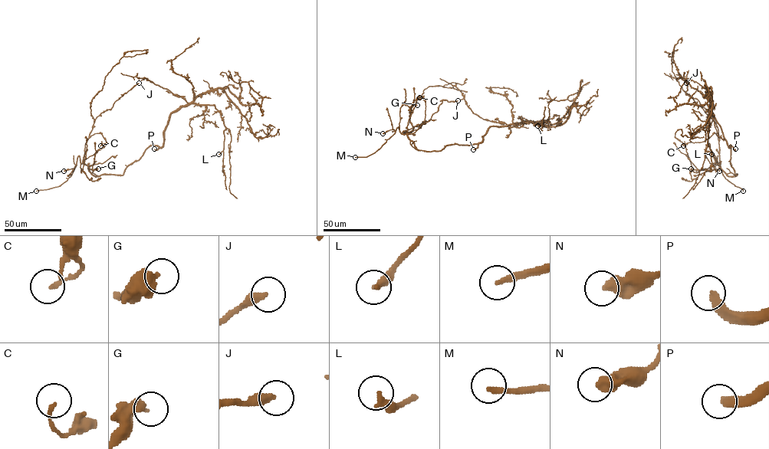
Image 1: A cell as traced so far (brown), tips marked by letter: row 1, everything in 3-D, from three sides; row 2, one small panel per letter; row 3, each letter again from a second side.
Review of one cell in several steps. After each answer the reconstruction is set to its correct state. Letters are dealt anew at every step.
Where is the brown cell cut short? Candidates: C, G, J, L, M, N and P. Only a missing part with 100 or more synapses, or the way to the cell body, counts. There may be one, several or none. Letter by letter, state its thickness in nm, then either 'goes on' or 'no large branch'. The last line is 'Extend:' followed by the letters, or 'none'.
C: calibre 150 nm; no large branch
G: calibre 500 nm; no large branch
J: calibre 360 nm; no large branch
L: calibre 320 nm; no large branch
M: calibre 240 nm; goes on
N: calibre 500 nm; no large branch
P: calibre 320 nm; goes on
Extend: M, P

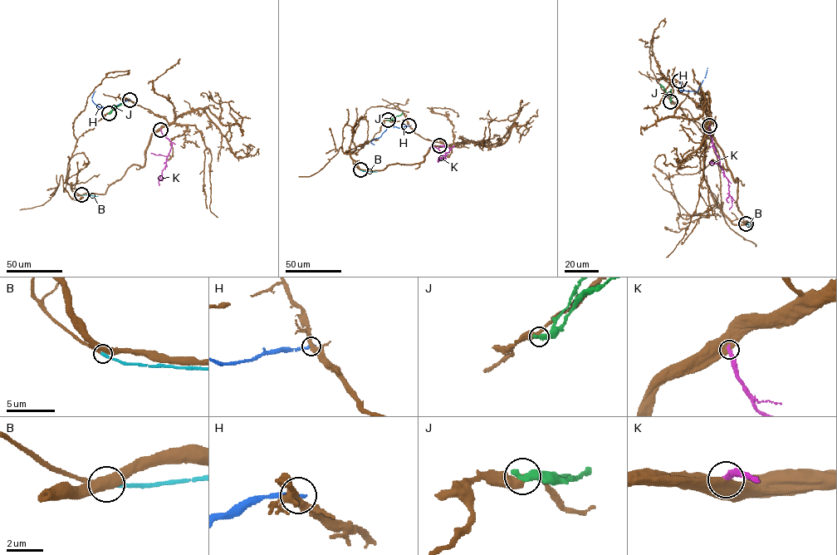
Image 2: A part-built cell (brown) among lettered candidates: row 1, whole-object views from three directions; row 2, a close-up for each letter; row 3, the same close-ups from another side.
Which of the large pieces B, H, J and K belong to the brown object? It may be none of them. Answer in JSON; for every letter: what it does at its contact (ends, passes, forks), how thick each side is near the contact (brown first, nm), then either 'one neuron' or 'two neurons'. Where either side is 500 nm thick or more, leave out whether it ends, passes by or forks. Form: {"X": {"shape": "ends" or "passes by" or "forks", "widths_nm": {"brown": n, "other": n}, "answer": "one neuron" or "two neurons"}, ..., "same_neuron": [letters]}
{"B": {"widths_nm": {"brown": 550, "other": 280}, "answer": "one neuron"}, "H": {"shape": "ends", "widths_nm": {"brown": 360, "other": 280}, "answer": "two neurons"}, "J": {"shape": "ends", "widths_nm": {"brown": 400, "other": 480}, "answer": "two neurons"}, "K": {"widths_nm": {"brown": 800, "other": 320}, "answer": "two neurons"}, "same_neuron": ["B"]}

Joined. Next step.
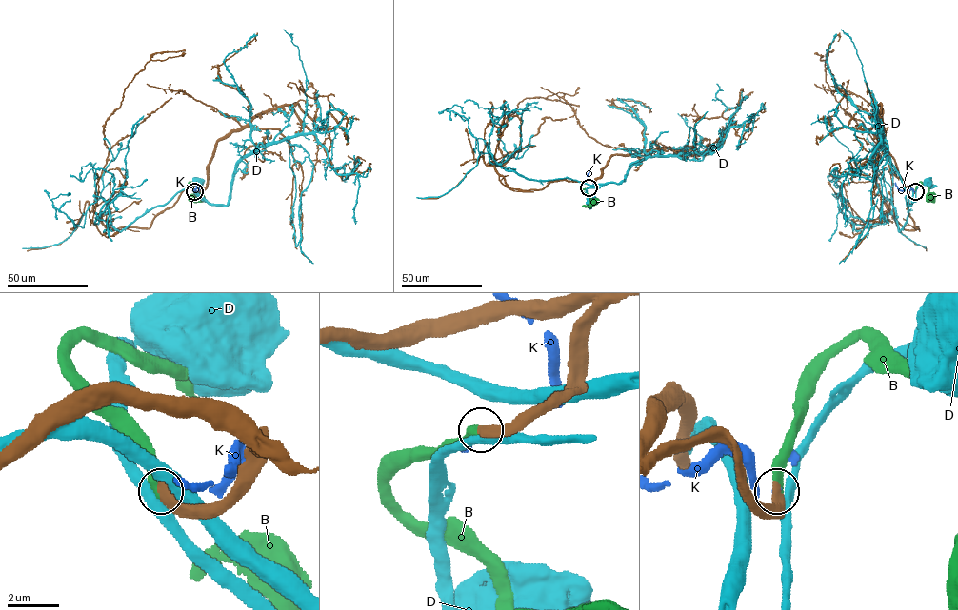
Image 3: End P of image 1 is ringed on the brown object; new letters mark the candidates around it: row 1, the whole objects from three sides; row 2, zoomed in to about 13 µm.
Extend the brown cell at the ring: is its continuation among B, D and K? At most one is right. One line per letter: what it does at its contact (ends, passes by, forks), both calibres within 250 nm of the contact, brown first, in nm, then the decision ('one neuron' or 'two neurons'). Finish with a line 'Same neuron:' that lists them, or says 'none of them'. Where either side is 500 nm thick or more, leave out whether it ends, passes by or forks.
B: it ends; calibres 400 and 360 nm; one neuron
D: it passes by; calibres 480 and 400 nm; two neurons
K: it ends; calibres 440 and 130 nm; two neurons
Same neuron: B

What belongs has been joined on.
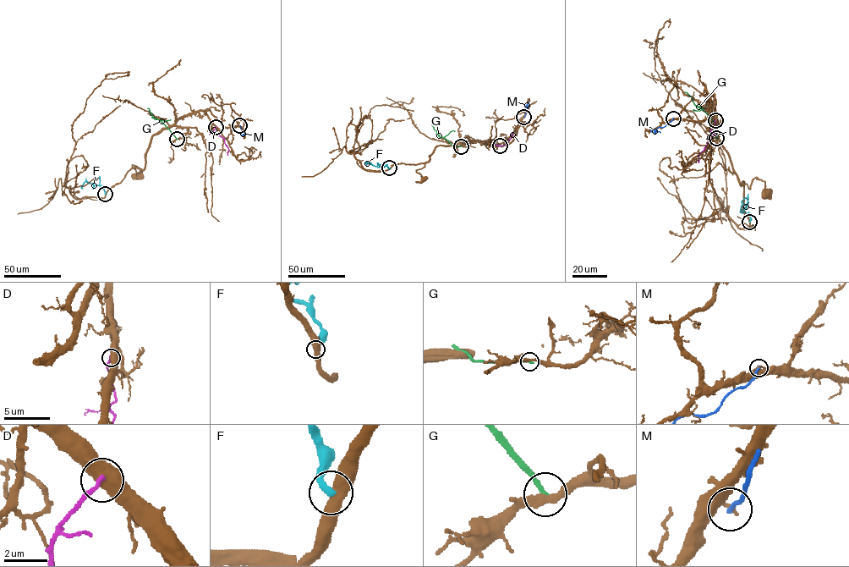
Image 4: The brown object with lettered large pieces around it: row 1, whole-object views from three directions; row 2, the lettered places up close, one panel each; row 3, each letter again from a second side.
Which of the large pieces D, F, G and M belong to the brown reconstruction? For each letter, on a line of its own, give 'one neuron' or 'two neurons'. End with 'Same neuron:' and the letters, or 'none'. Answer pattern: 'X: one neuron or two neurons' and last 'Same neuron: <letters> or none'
D: two neurons
F: two neurons
G: two neurons
M: two neurons
Same neuron: none

